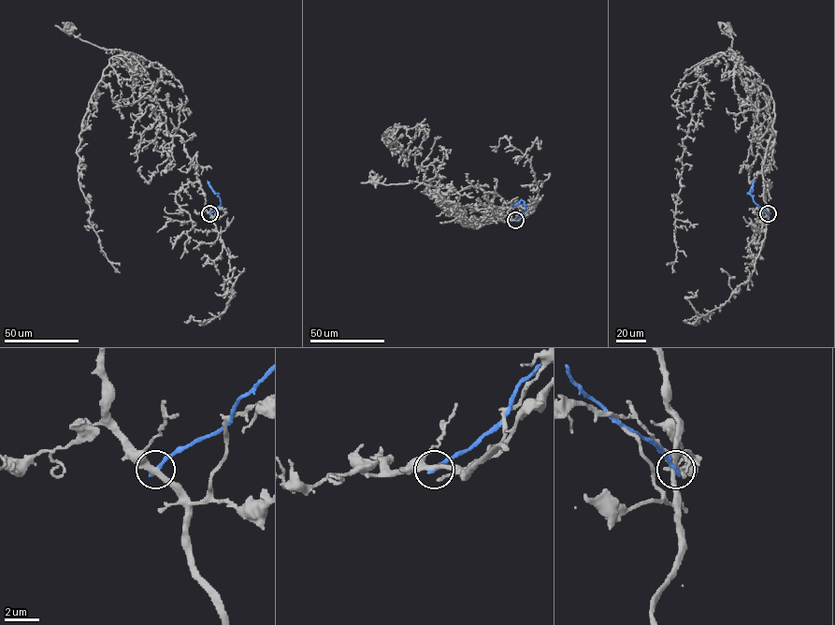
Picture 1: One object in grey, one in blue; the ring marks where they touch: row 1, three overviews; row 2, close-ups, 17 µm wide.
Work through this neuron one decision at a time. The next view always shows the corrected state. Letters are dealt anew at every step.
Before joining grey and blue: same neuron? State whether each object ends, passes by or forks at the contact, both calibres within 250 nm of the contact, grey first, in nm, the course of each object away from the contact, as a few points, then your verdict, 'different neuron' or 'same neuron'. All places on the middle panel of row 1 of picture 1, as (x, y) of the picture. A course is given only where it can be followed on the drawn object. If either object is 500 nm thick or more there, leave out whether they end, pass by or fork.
grey passes by; blue ends; calibres 340 and 260 nm; course grey (515, 220), (500, 214), (478, 227), (464, 226), (447, 188), (385, 184), (371, 171), (375, 181); course blue (515, 220), (526, 208), (521, 200), (512, 207); different neuron

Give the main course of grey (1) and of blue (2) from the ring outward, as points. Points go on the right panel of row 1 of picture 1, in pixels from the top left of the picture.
1: (768, 213), (762, 166), (775, 132), (774, 103), (759, 77), (729, 50), (732, 36), (719, 25), (728, 27)
2: (768, 213), (748, 194), (755, 181)

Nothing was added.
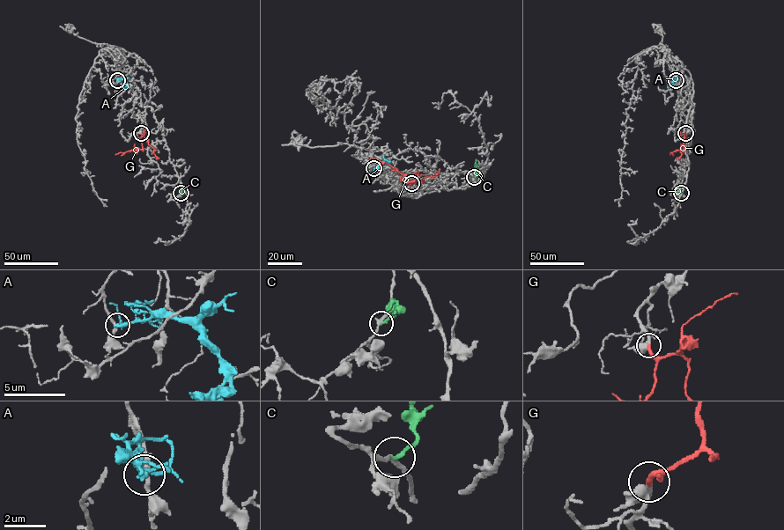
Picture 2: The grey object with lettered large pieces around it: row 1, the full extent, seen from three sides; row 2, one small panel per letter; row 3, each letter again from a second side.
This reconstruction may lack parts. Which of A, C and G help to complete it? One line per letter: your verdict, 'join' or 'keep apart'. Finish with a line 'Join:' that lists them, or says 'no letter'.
A: keep apart
C: keep apart
G: join
Join: G

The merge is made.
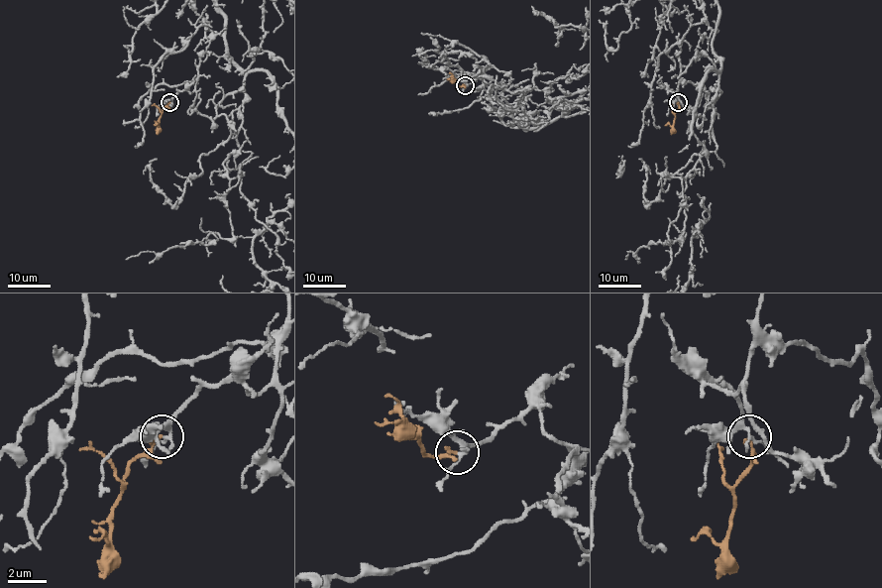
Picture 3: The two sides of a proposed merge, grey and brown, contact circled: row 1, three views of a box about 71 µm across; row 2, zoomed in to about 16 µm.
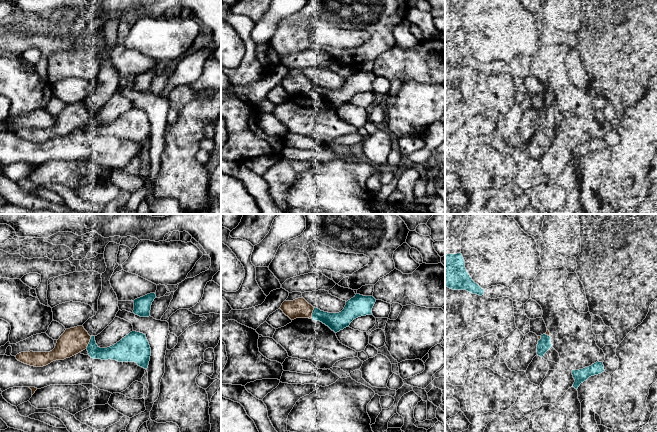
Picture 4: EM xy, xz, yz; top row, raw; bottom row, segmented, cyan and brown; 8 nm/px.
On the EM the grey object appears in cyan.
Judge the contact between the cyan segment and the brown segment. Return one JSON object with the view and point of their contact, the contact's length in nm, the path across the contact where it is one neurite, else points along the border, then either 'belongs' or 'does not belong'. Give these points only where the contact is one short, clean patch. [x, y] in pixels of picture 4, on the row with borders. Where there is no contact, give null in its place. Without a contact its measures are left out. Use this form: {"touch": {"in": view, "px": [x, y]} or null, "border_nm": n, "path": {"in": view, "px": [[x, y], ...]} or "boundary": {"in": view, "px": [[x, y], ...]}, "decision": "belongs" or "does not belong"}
{"touch": {"in": "xy", "px": [89, 342]}, "border_nm": 120, "decision": "does not belong"}

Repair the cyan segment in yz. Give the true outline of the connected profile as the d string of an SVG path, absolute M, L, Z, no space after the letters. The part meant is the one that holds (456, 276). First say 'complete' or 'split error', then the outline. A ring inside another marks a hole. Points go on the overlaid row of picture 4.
complete; M461 253L445 255L445 286L452 290L466 290L482 296L484 289L475 283L465 268Z

